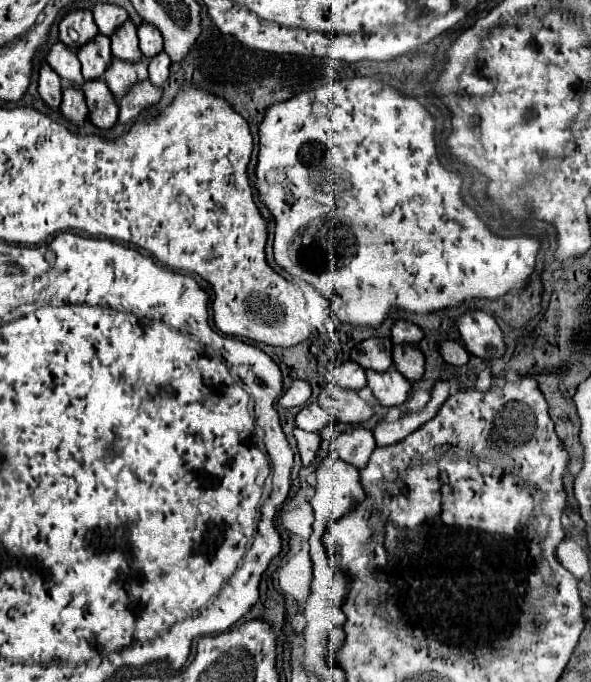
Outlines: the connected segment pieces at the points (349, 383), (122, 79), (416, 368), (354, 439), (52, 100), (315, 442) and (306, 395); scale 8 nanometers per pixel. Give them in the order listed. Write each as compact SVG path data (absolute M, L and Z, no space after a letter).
M343 362L341 366L333 366L331 368L331 376L333 380L341 386L341 388L349 388L349 390L355 390L359 392L367 382L365 382L365 370L355 364L355 362Z
M145 56L139 64L129 64L113 58L111 66L103 74L103 80L107 80L107 86L111 88L111 94L115 94L117 102L127 94L127 88L131 88L131 84L139 84L147 80L147 64L149 60Z
M401 344L401 346L393 346L393 362L395 368L409 380L409 382L417 382L423 378L425 372L425 358L421 354L421 350L413 344Z
M353 428L353 432L343 432L333 442L333 450L337 450L341 460L359 470L367 466L367 460L375 450L375 446L377 444L373 432L365 428Z
M43 64L39 70L39 94L49 110L53 110L53 112L59 110L61 96L63 96L61 78L47 64Z
M295 428L293 430L293 436L297 440L297 446L299 446L299 454L301 454L301 462L303 466L309 466L319 450L319 444L321 444L321 436L319 434L313 434L313 432L305 432L305 430L299 430Z
M295 380L291 388L279 398L279 406L293 408L293 406L305 406L311 398L311 384L307 380Z

